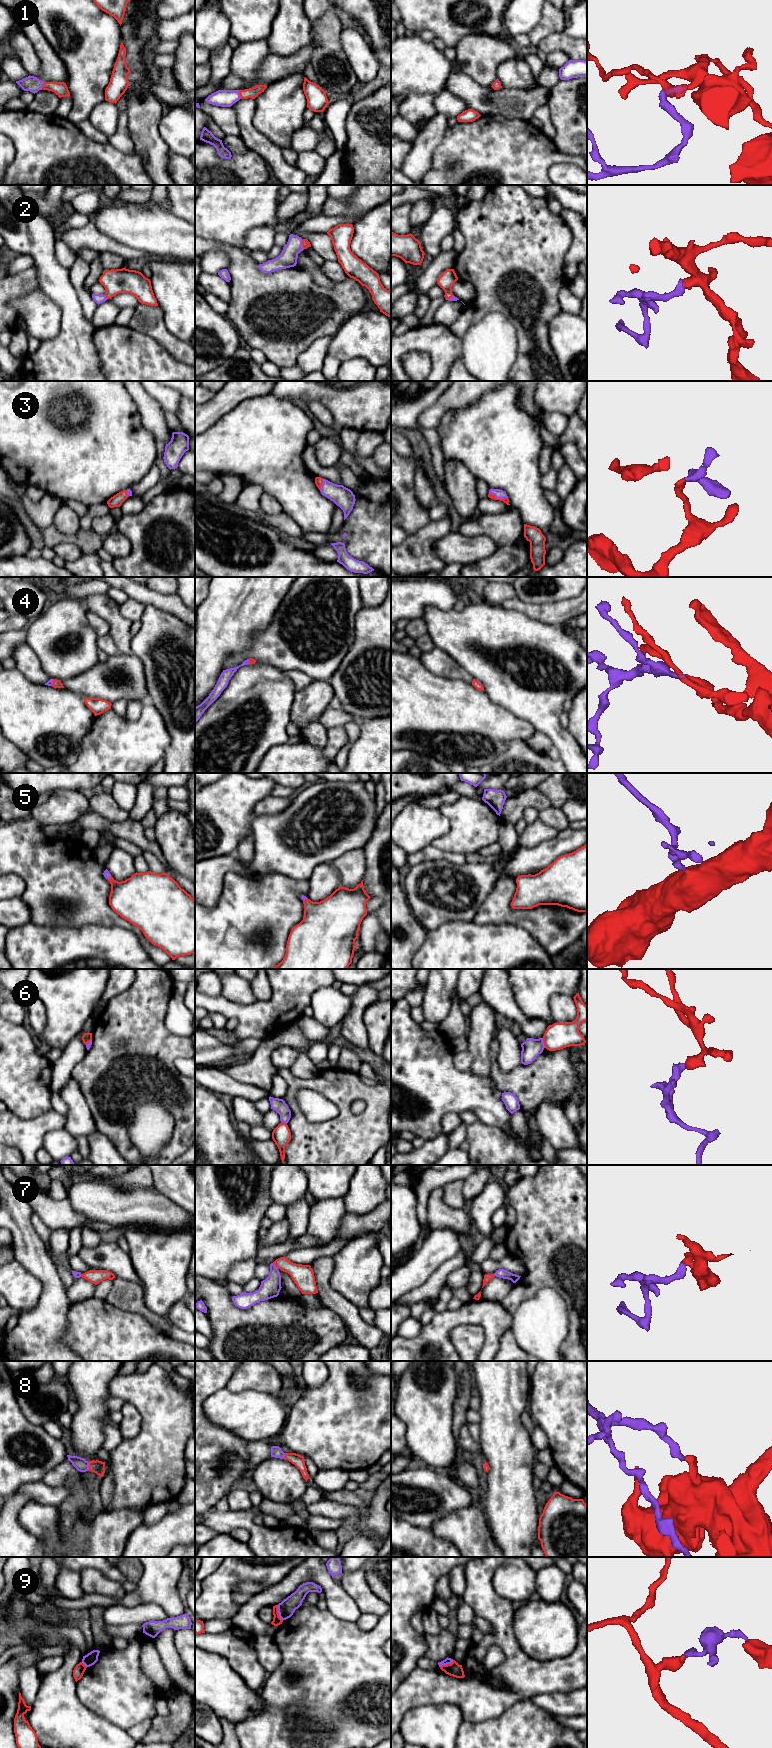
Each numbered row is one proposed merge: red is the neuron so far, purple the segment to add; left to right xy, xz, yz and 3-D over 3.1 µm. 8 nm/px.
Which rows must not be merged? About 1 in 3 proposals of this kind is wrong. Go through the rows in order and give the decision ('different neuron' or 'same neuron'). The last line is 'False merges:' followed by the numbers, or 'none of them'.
1: same neuron
2: same neuron
3: same neuron
4: same neuron
5: same neuron
6: different neuron
7: different neuron
8: same neuron
9: different neuron
False merges: 6, 7, 9

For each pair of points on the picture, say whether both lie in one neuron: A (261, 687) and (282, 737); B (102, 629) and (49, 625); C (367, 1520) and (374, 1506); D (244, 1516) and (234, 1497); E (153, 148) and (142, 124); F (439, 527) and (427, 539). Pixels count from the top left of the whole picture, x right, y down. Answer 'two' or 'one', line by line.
A: one
B: two
C: one
D: two
E: one
F: one

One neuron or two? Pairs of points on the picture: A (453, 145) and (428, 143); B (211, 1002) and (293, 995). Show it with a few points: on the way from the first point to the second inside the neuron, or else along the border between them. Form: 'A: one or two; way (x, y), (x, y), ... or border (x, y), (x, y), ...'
A: two; border (448, 127), (434, 153), (431, 166)
B: one; way (231, 1010), (273, 1011)

